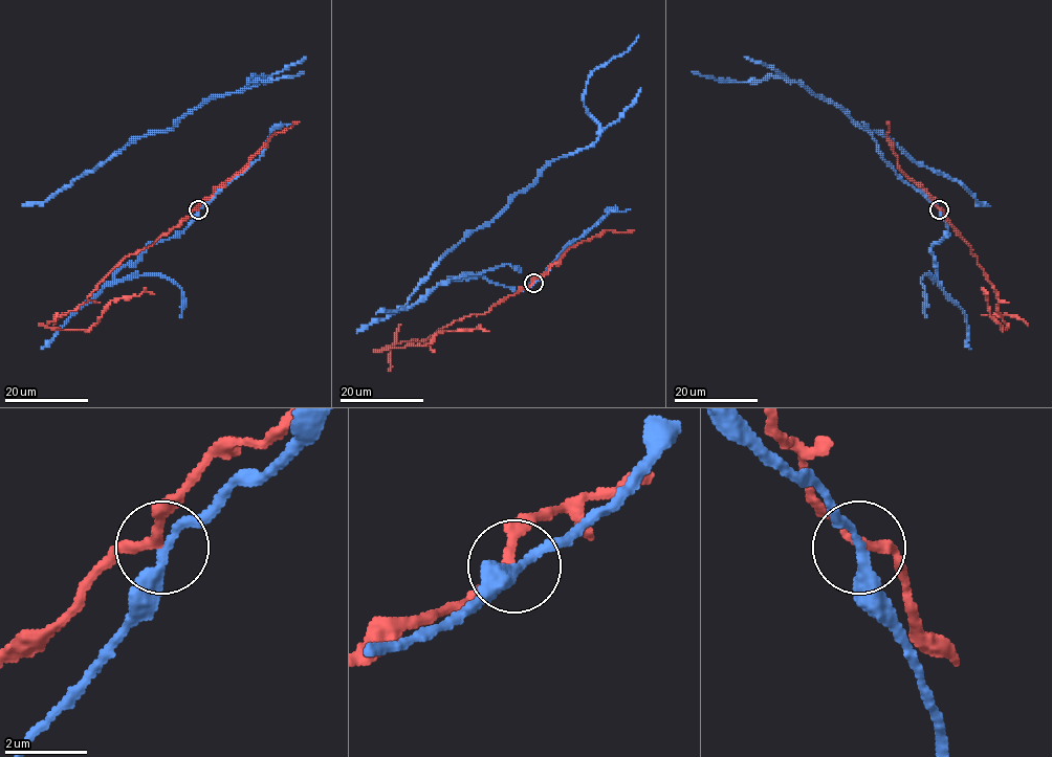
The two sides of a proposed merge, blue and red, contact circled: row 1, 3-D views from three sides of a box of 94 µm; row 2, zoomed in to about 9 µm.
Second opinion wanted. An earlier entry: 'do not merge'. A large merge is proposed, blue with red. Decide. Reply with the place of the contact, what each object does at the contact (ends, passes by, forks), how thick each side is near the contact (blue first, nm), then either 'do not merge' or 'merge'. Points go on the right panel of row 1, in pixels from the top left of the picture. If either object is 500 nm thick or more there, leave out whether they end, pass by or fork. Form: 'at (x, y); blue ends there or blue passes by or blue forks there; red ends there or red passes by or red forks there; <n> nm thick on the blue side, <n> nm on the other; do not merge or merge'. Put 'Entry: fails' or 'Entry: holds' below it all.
at (939, 209); blue passes by; red passes by; 240 nm thick on the blue side, 180 nm on the other; do not merge
Entry: holds

